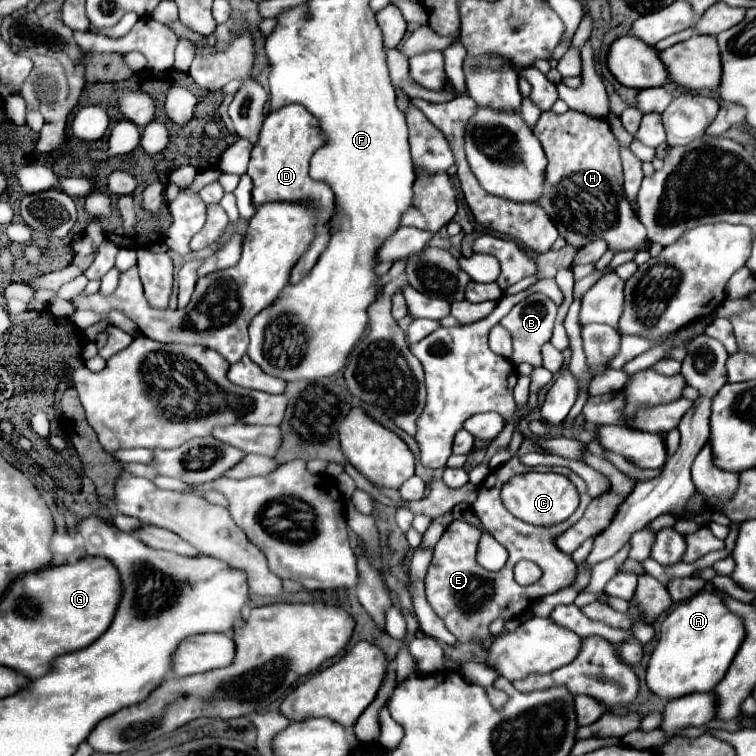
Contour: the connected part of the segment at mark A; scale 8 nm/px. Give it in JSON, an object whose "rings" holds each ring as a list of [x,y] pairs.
{"rings":[[[712,591],[696,593],[688,601],[678,603],[674,607],[674,611],[668,613],[666,619],[662,621],[660,639],[648,661],[648,669],[646,669],[648,689],[660,699],[678,699],[678,697],[684,697],[690,693],[710,693],[720,683],[724,673],[728,671],[742,639],[744,639],[742,621],[738,621],[738,617],[724,607],[718,593],[712,593]]]}

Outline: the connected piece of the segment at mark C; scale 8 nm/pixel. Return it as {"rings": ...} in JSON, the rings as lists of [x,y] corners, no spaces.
{"rings":[[[528,471],[518,477],[512,477],[502,487],[502,503],[514,517],[530,523],[530,525],[556,525],[568,519],[578,509],[578,491],[568,477],[556,473],[536,473]]]}

